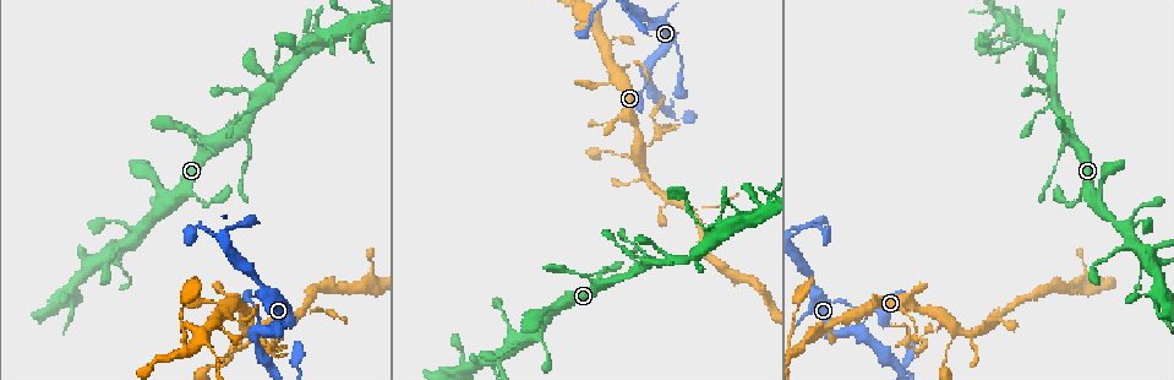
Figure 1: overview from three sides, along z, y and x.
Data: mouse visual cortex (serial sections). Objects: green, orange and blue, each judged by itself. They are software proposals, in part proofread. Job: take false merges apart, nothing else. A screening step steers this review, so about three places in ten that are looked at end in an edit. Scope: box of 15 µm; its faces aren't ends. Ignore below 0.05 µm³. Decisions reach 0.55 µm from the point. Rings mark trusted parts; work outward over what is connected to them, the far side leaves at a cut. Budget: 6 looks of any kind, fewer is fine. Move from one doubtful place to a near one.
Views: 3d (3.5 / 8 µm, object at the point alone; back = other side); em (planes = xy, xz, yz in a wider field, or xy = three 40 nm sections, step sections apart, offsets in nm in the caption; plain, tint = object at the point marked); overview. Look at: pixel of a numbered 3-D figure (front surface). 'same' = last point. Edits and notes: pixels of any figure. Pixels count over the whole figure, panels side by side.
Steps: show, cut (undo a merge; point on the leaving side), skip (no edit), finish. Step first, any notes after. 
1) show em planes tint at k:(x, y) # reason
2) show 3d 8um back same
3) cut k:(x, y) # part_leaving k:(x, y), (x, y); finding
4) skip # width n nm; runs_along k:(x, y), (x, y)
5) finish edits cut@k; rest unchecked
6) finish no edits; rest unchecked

show 3d 8um at 1:(627, 274) # three-way junction

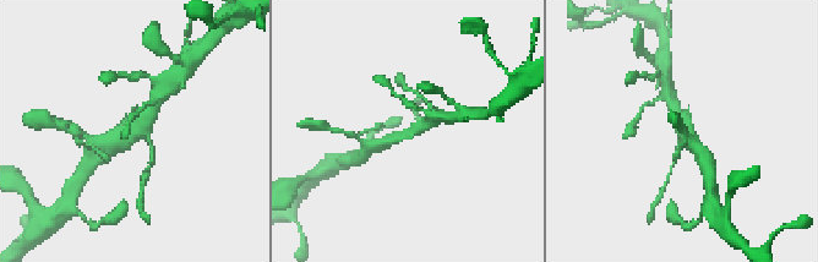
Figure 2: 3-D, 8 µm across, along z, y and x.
show em xy step 1 tint at 2:(134, 128) # need the tissue

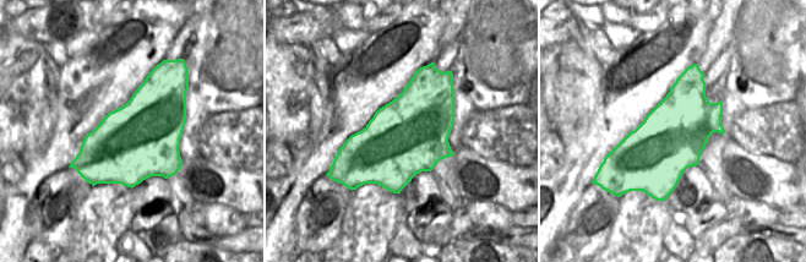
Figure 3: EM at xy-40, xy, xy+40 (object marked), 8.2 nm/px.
skip # runs_along 2:(104, 145), (134, 130), (156, 103); continuous, no second cell

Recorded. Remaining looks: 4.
show 3d 8um at 1:(937, 328) # sharp bend

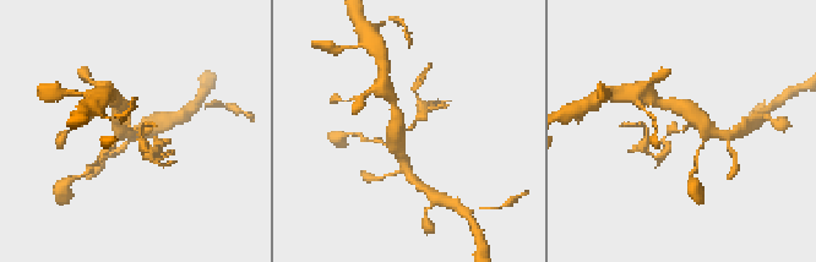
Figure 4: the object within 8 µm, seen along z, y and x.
show em xy step 5 tint at 4:(683, 132)

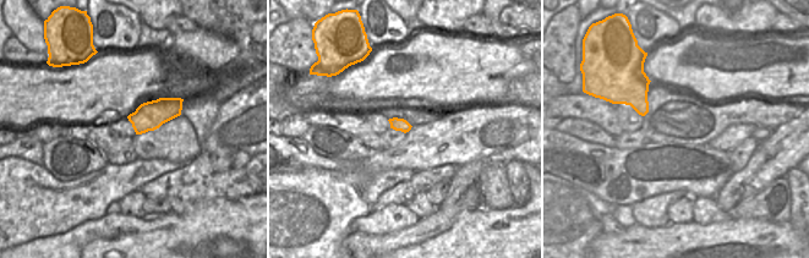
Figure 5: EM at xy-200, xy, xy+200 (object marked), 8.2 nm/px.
cut 4:(146, 154) # two cells meet here

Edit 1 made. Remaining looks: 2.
finish edits cut@4; rest unchecked

